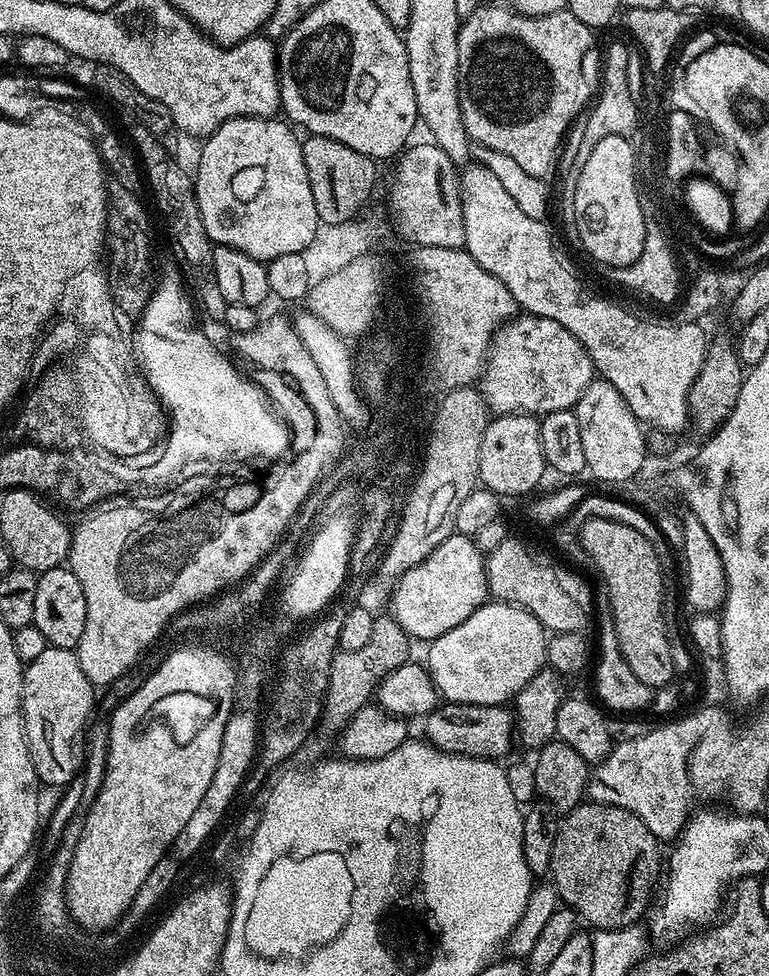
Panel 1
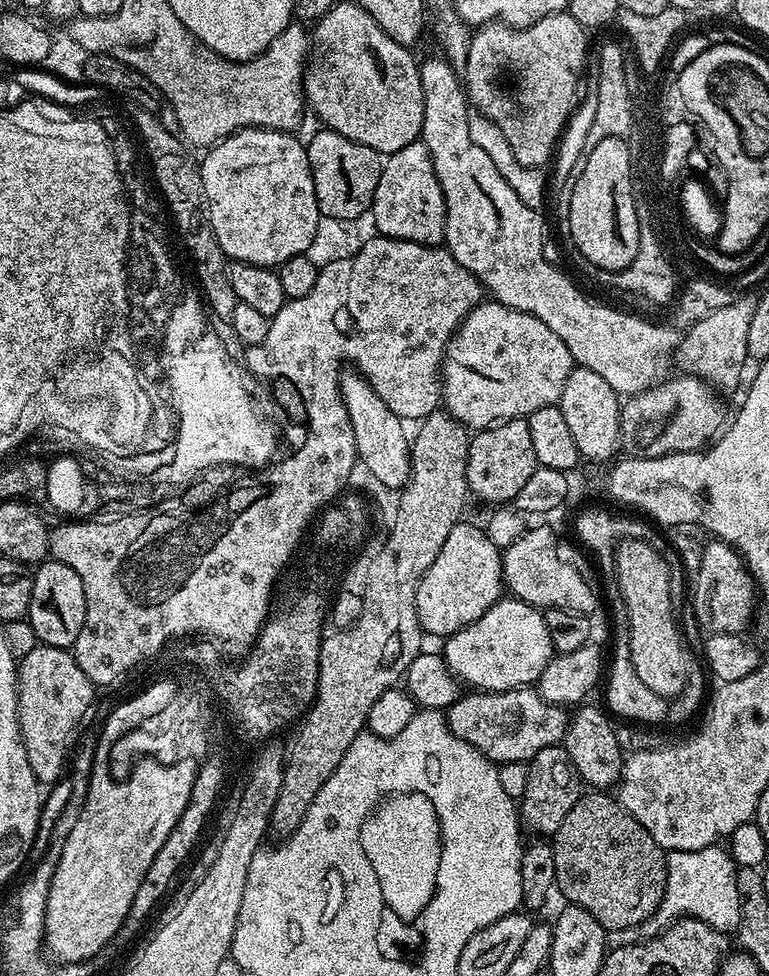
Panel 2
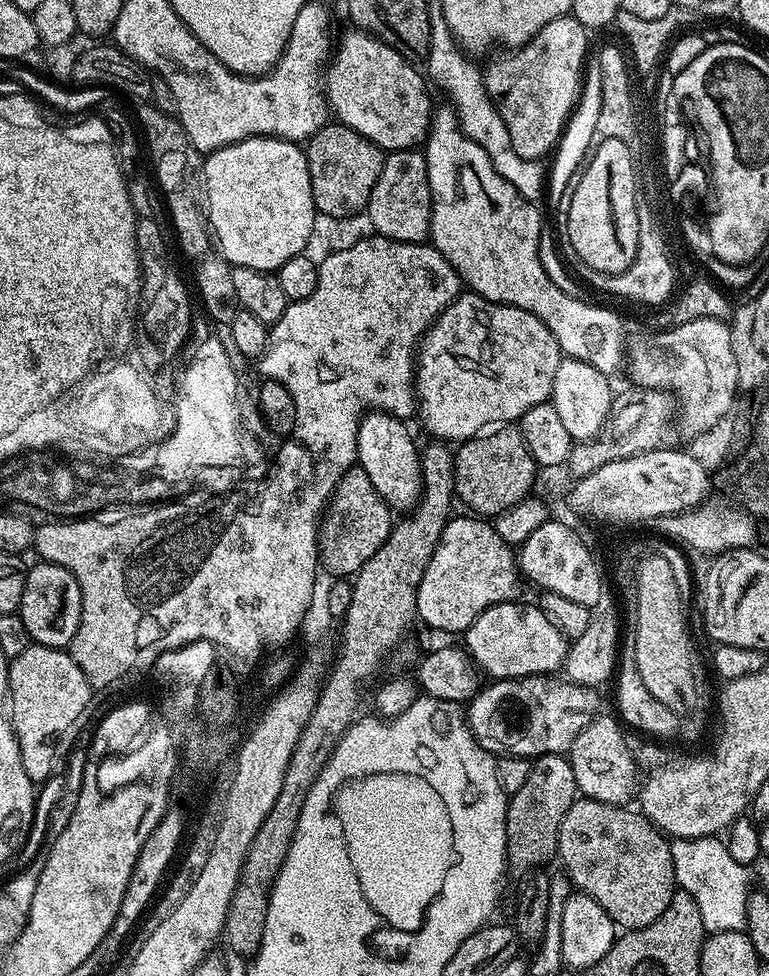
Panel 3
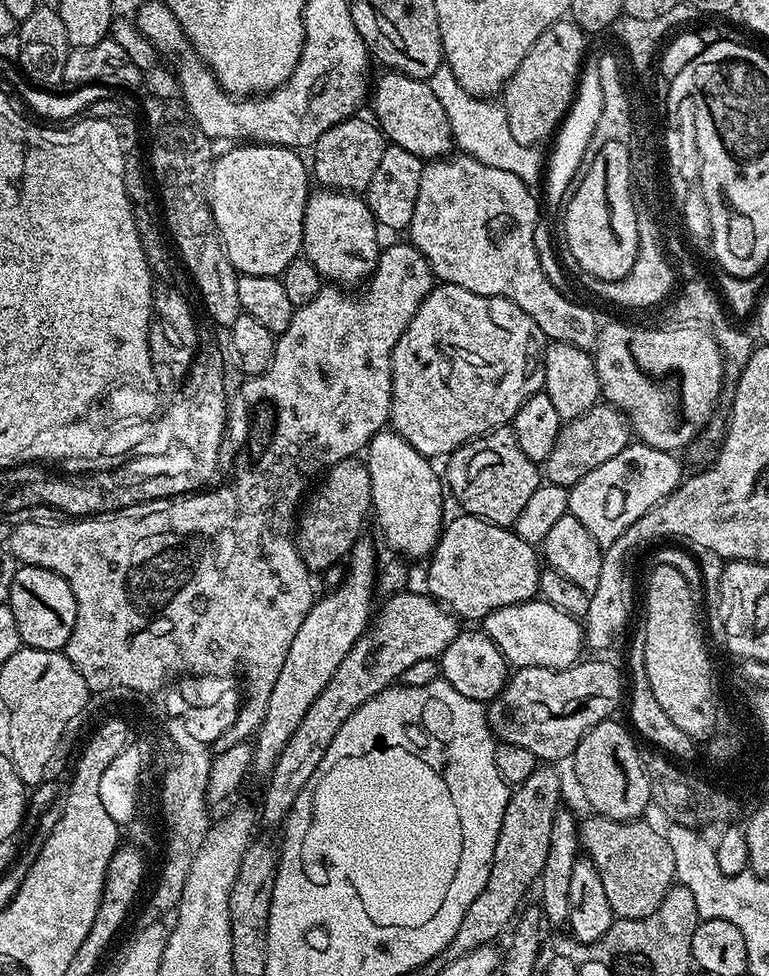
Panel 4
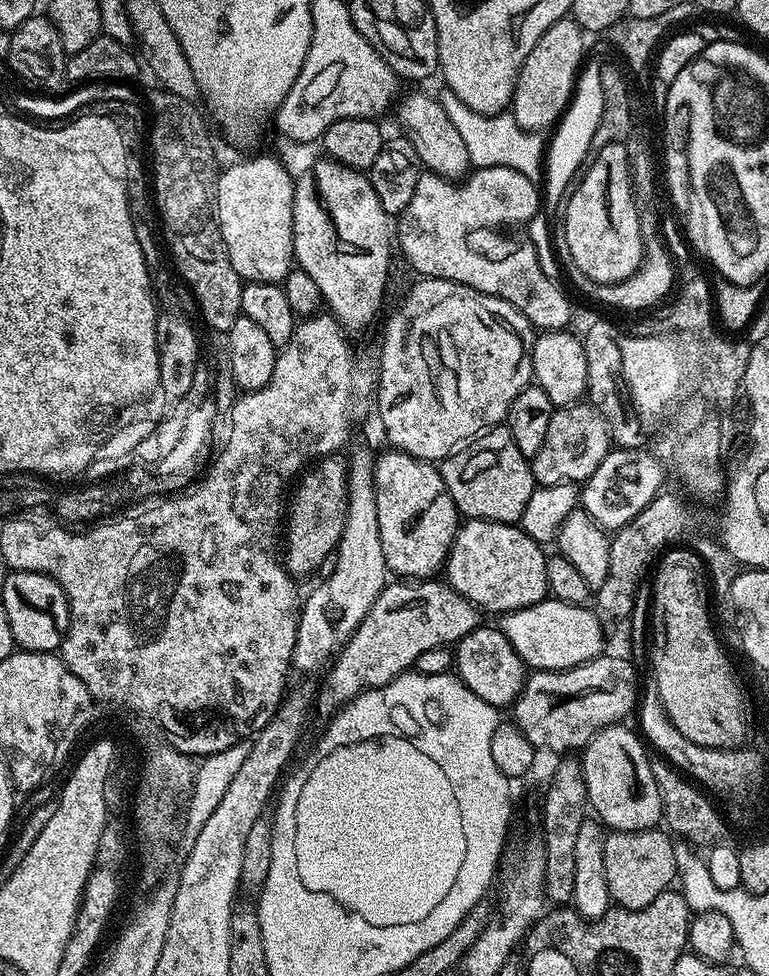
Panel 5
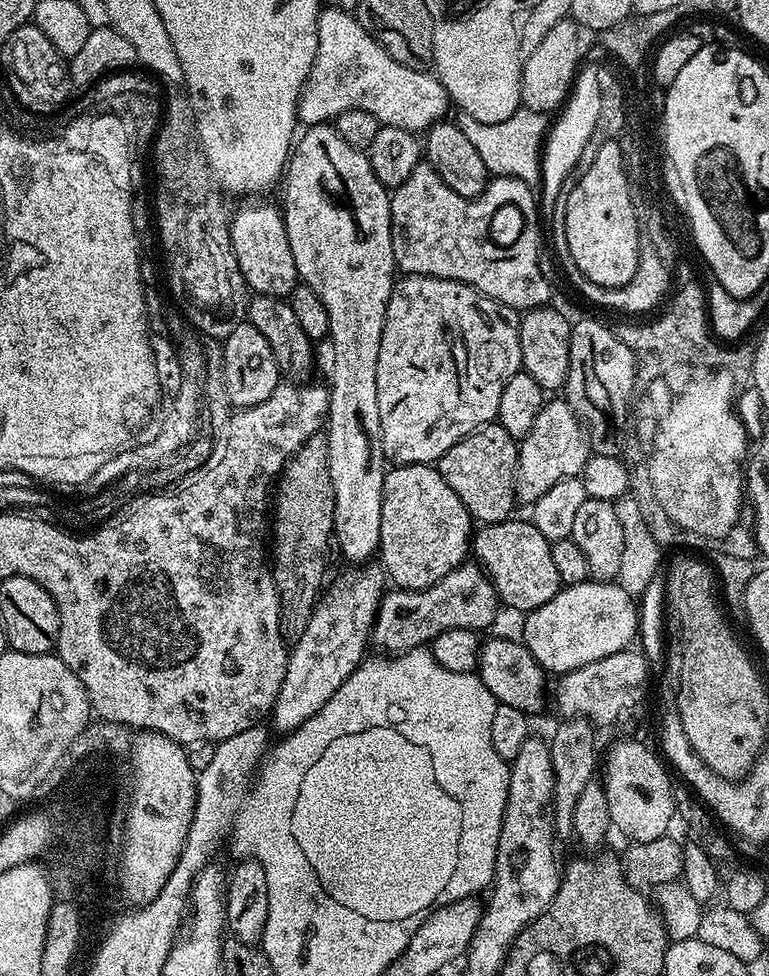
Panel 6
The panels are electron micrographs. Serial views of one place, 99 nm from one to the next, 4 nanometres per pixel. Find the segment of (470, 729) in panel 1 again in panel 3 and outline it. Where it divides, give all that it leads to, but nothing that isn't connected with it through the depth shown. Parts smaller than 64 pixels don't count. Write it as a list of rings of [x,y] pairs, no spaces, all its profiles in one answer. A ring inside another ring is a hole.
[[[551,675],[519,676],[517,680],[496,680],[492,685],[481,687],[481,690],[473,698],[466,708],[468,724],[472,727],[472,733],[476,740],[487,752],[493,754],[504,753],[510,756],[559,756],[567,753],[572,747],[574,738],[596,719],[600,708],[600,696],[595,687],[587,684],[573,684],[567,678],[552,680]]]

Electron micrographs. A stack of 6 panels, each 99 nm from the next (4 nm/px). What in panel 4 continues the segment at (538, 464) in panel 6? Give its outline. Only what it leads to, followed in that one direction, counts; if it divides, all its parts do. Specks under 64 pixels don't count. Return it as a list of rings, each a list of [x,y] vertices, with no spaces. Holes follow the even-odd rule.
[[[597,402],[593,408],[586,410],[578,418],[567,421],[558,434],[558,442],[554,442],[554,450],[550,450],[550,458],[542,465],[543,475],[547,483],[557,484],[566,489],[571,489],[590,470],[602,466],[614,454],[622,454],[622,450],[630,443],[630,420],[619,408],[613,408],[607,402]]]

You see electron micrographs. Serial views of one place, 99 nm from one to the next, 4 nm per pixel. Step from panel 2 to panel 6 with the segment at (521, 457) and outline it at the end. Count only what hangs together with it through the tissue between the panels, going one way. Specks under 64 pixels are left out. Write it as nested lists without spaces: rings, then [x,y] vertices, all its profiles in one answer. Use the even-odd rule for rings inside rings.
[[[499,422],[484,424],[469,436],[462,438],[438,462],[446,486],[462,498],[462,506],[473,521],[485,524],[502,524],[509,519],[512,507],[517,507],[516,498],[516,450],[517,437],[510,435]]]

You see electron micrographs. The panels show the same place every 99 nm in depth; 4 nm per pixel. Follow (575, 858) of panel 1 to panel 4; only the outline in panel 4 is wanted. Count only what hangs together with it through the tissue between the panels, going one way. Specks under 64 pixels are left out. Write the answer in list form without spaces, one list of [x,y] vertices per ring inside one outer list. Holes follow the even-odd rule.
[[[595,814],[579,823],[580,844],[599,872],[606,898],[617,919],[637,920],[649,917],[664,901],[675,883],[674,854],[667,835],[658,832],[646,820],[612,820]]]

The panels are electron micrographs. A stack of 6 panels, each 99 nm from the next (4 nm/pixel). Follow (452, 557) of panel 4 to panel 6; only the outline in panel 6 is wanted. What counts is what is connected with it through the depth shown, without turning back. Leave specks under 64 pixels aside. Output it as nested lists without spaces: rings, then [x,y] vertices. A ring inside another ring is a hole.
[[[530,522],[512,523],[483,525],[480,531],[484,532],[475,533],[474,552],[480,555],[479,563],[495,586],[501,605],[505,609],[513,608],[519,614],[527,614],[558,595],[562,583],[551,557],[550,541]]]

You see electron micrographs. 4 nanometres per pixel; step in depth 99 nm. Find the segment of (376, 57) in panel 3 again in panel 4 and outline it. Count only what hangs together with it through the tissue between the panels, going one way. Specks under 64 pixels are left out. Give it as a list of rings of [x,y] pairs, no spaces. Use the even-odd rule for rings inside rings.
[[[384,70],[381,73],[377,80],[375,77],[374,87],[370,92],[370,108],[372,104],[373,112],[371,115],[374,117],[375,123],[379,124],[380,131],[391,143],[402,146],[402,150],[410,150],[410,154],[414,154],[419,160],[427,162],[447,157],[454,148],[450,122],[446,118],[446,110],[442,110],[442,102],[438,102],[434,90],[430,90],[428,81],[415,80],[413,76],[391,70]]]

